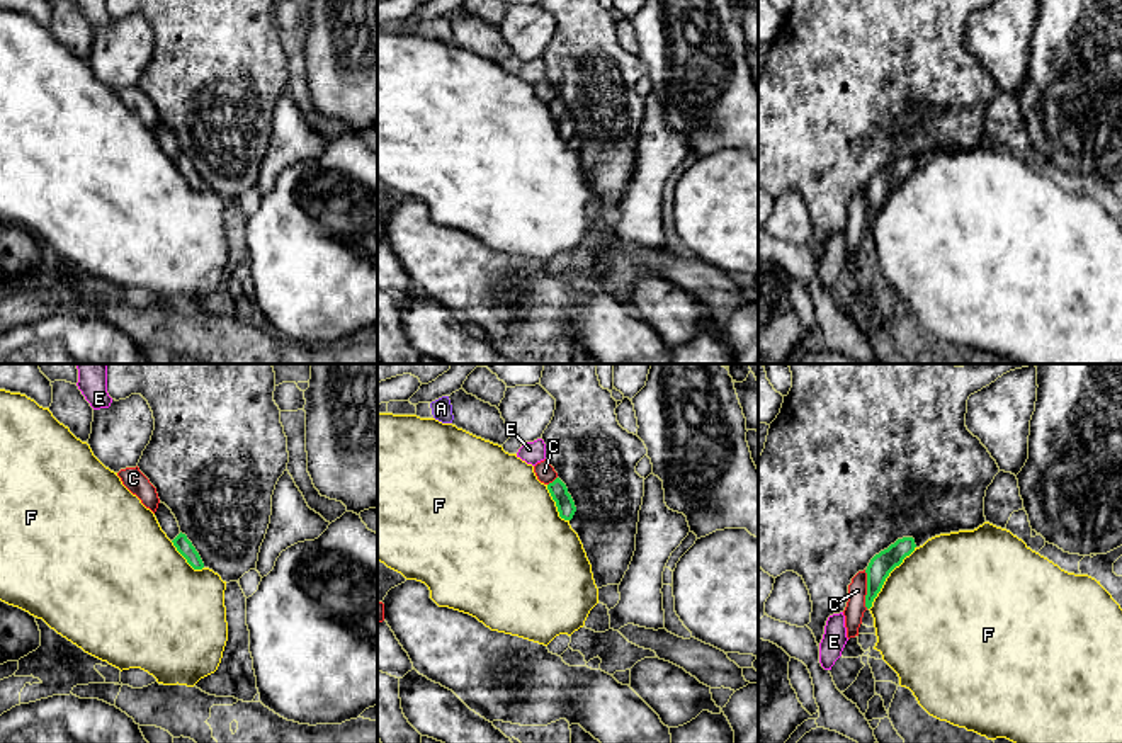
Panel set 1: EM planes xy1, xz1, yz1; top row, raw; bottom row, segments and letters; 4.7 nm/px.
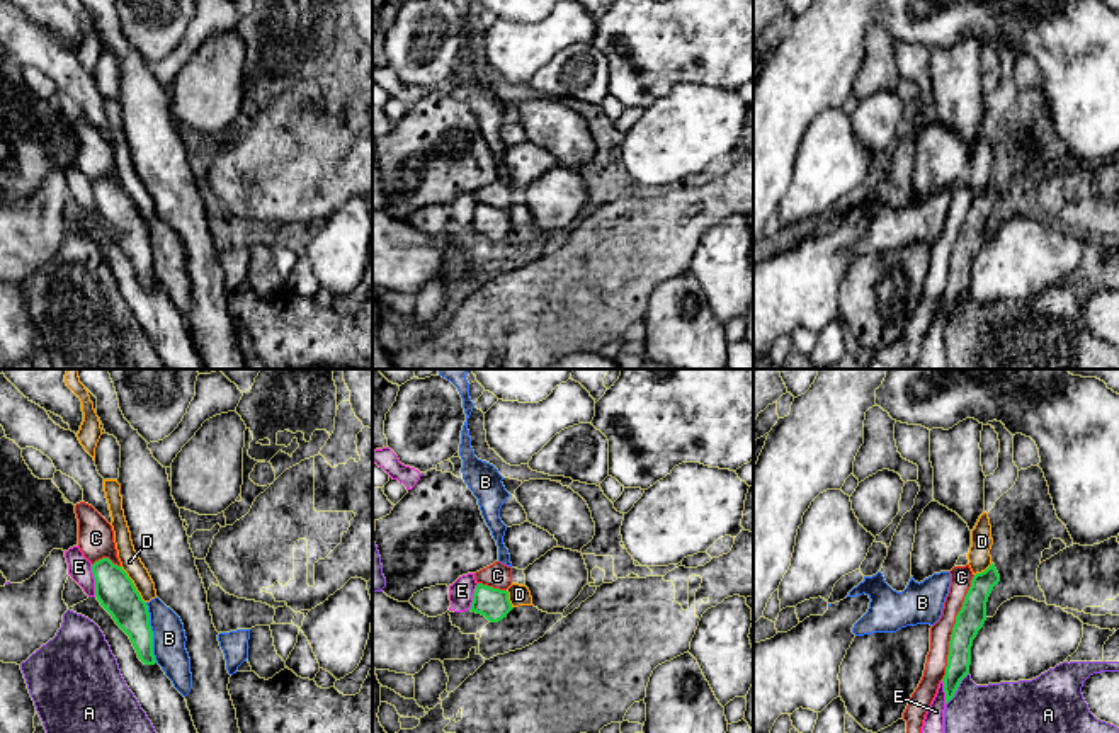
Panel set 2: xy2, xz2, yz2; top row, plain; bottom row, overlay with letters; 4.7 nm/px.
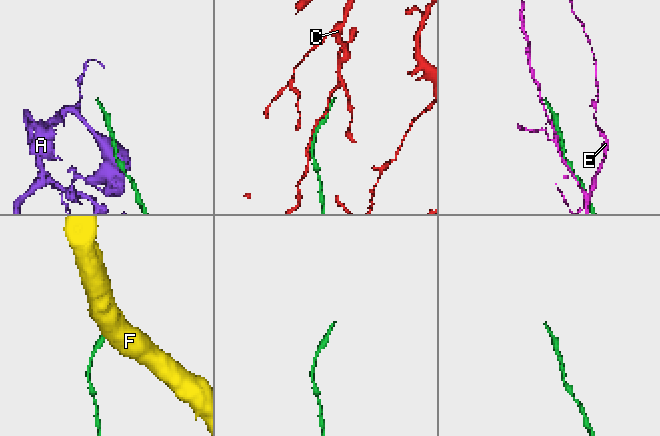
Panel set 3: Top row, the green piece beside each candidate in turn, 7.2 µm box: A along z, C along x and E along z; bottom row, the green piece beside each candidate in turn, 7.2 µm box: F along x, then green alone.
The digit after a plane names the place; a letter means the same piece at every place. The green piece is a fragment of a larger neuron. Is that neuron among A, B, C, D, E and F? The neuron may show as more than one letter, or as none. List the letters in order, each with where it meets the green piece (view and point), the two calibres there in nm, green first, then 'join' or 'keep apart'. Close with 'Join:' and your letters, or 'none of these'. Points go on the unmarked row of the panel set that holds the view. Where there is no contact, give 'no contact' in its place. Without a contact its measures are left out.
A: yz2 (956, 308) | 110/440 nm | keep apart
B: xy2 (152, 252) | 180/160 nm | keep apart
C: yz2 (953, 247) | 140/100 nm | keep apart
D: xy2 (133, 203) | 190/90 nm | keep apart
E: xy2 (96, 199) | 190/110 nm | keep apart
F: yz1 (886, 196) | 110/480 nm | keep apart
Join: none of these

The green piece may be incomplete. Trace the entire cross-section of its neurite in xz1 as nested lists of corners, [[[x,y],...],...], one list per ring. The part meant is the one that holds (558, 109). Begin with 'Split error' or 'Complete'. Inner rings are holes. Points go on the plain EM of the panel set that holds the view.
Complete. [[[556,97],[552,102],[547,104],[547,109],[556,121],[559,136],[564,139],[571,139],[576,126],[571,114],[568,112],[566,104],[559,97]]]

